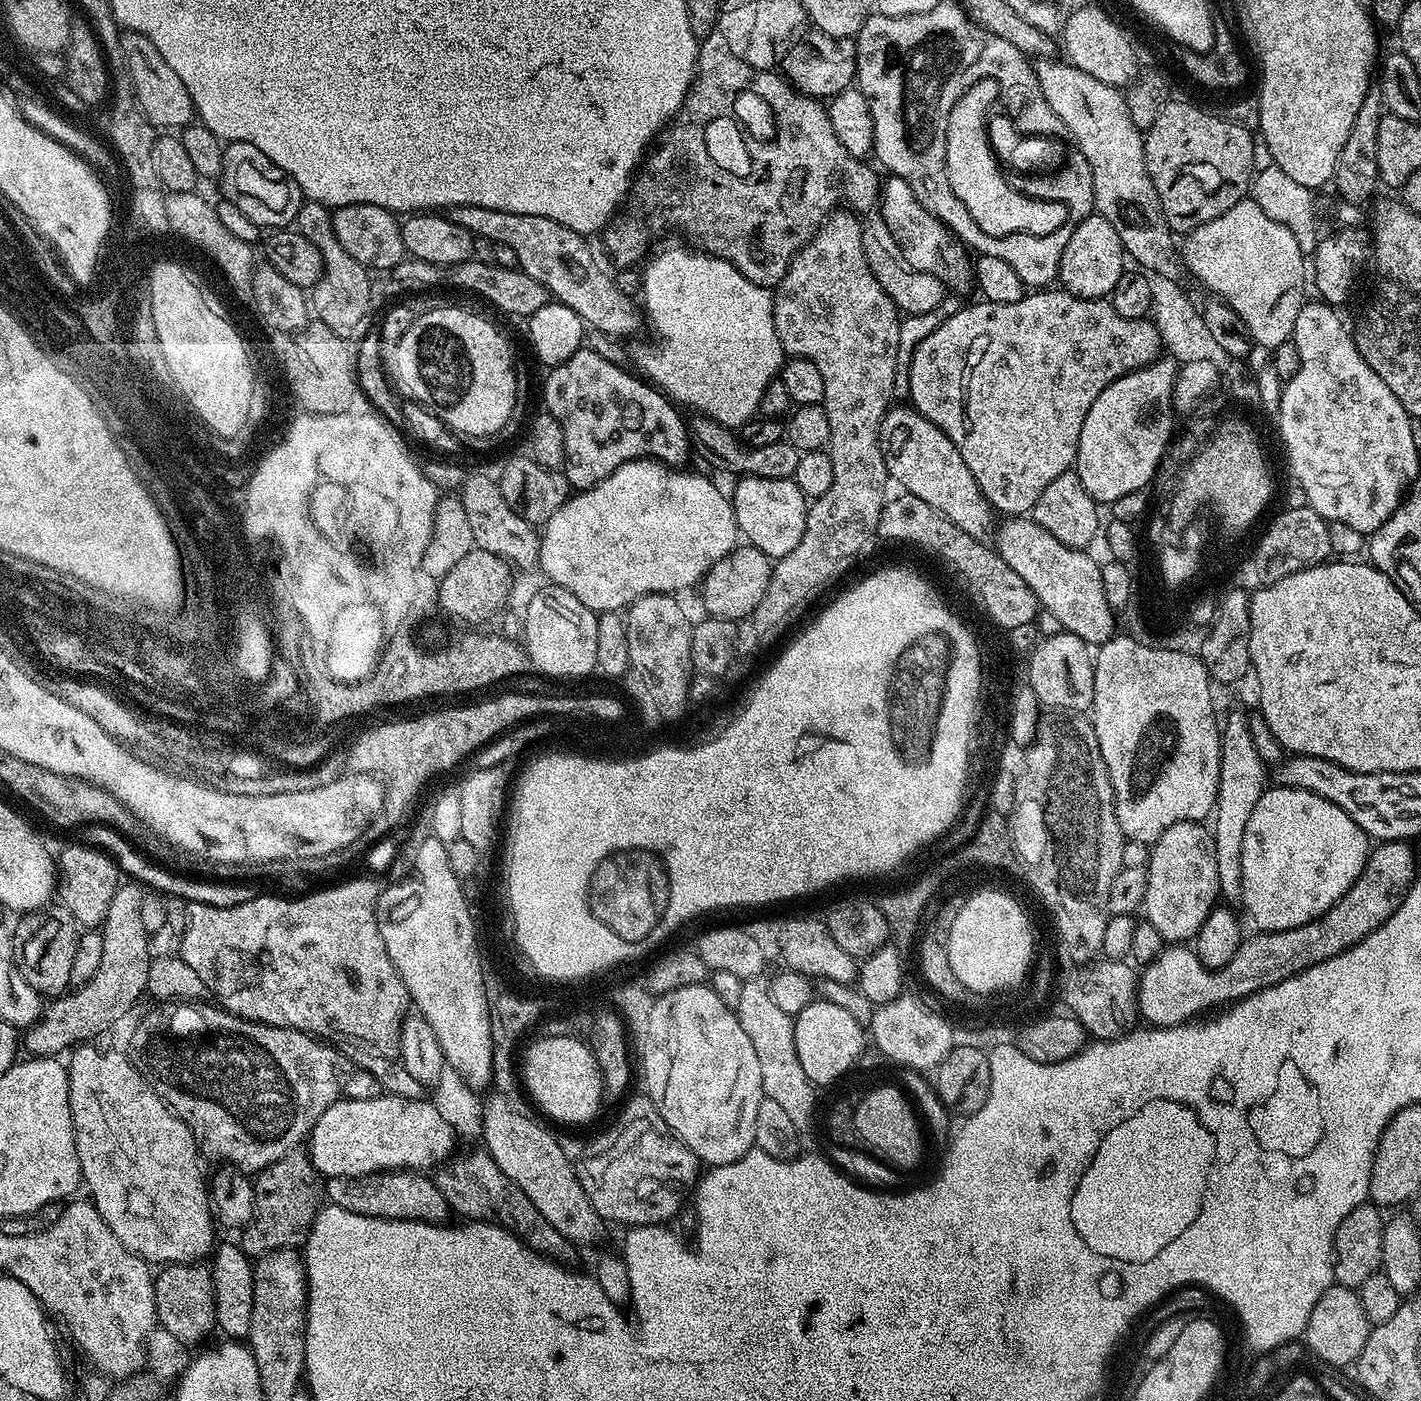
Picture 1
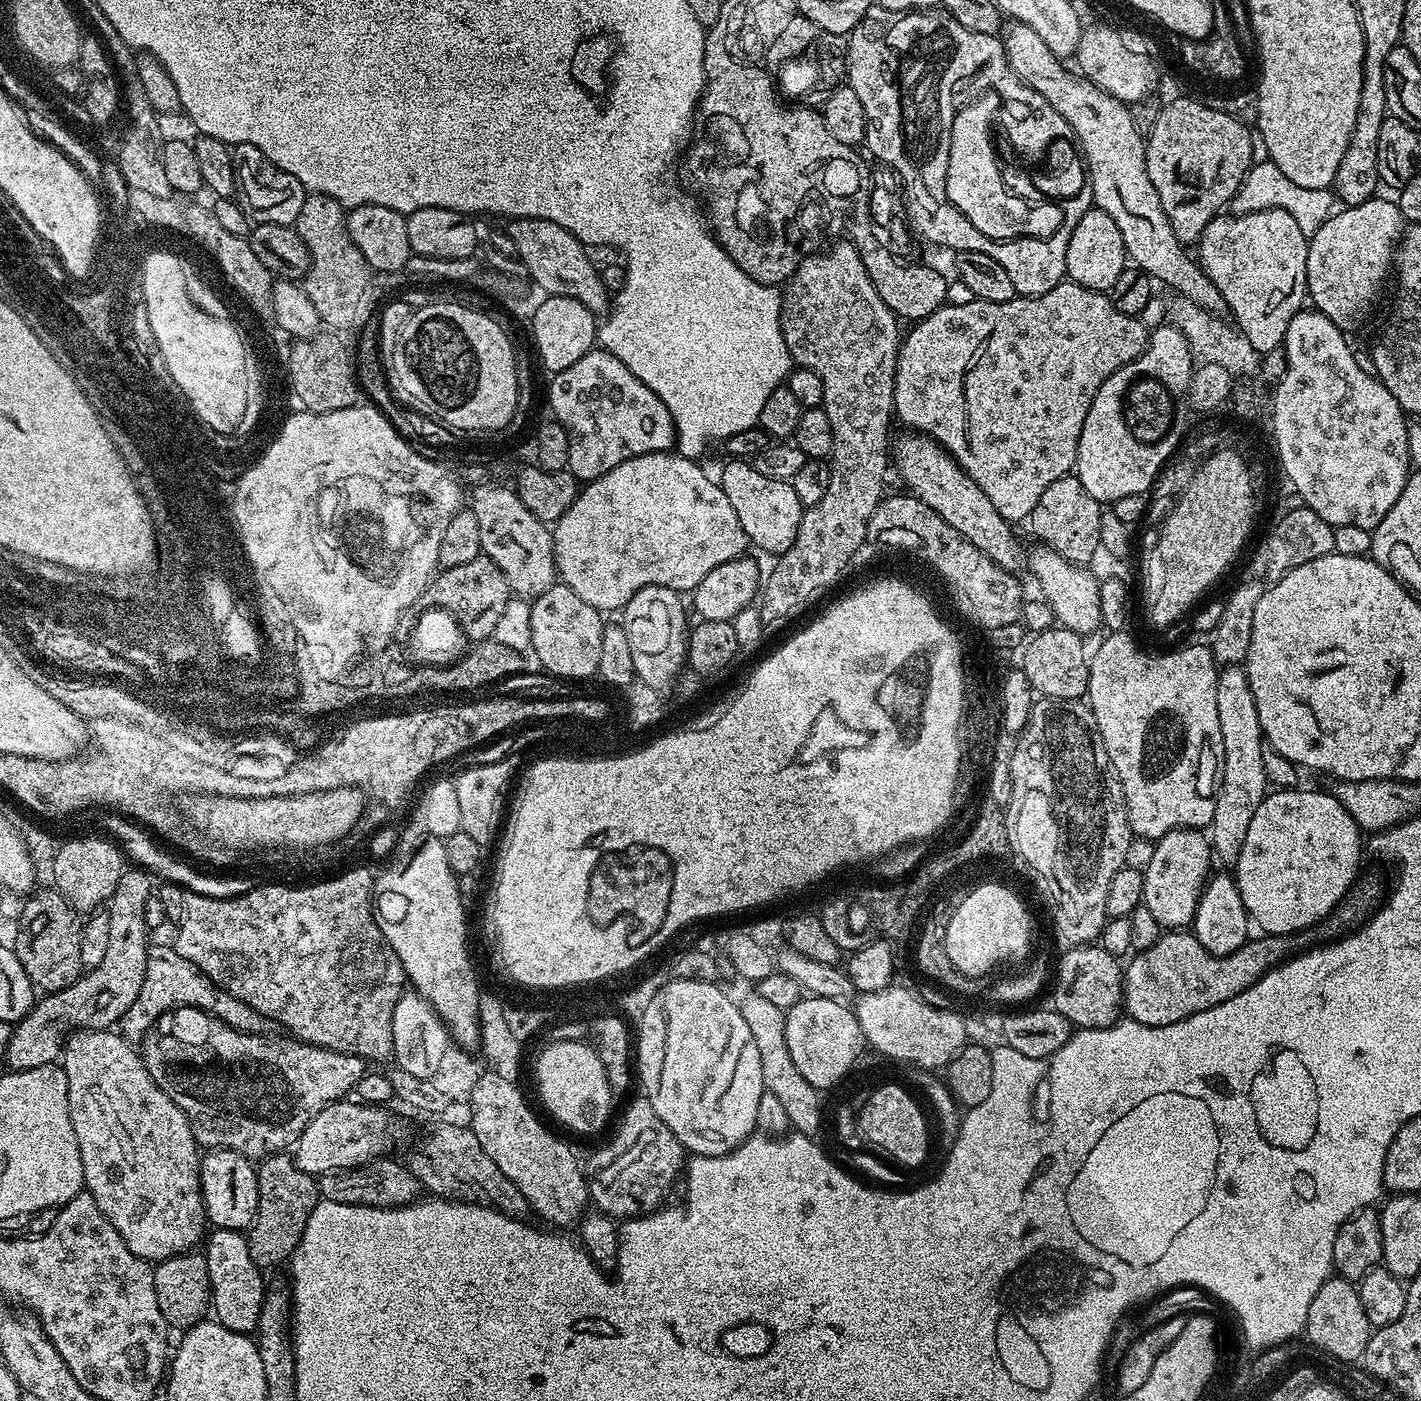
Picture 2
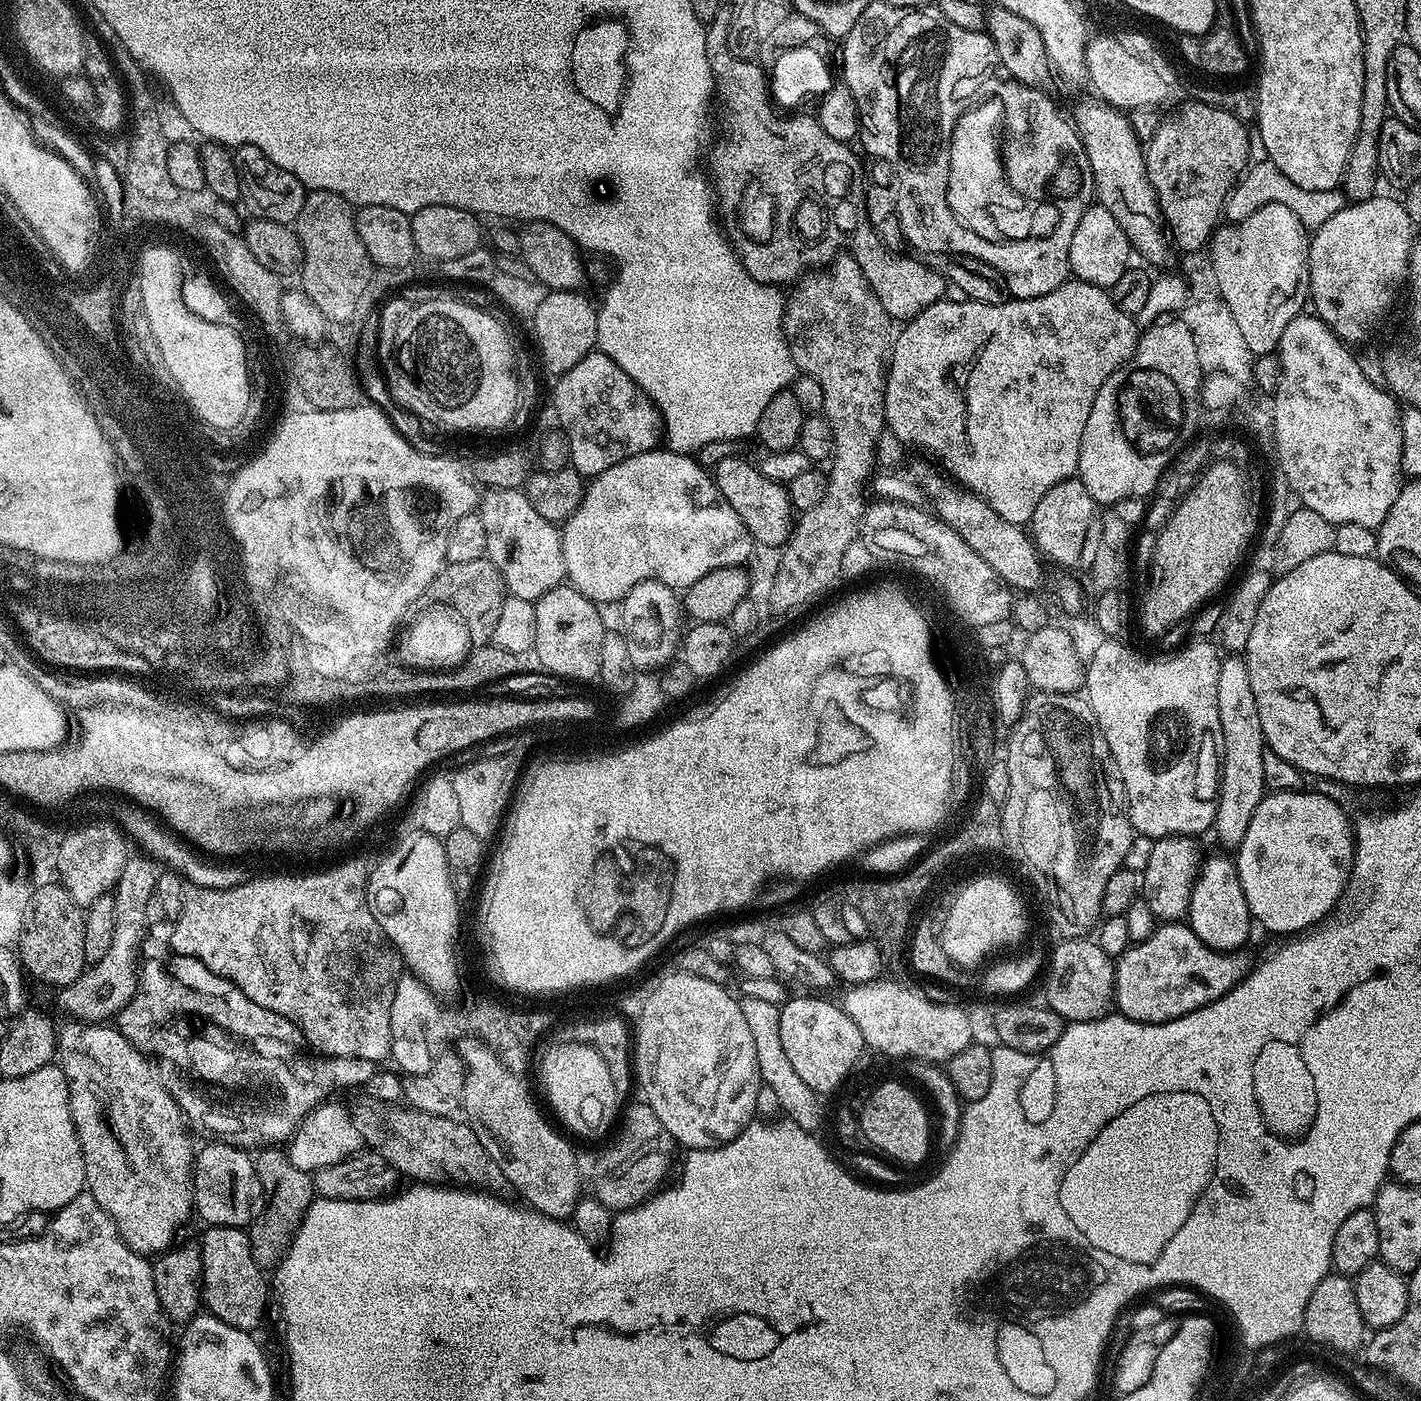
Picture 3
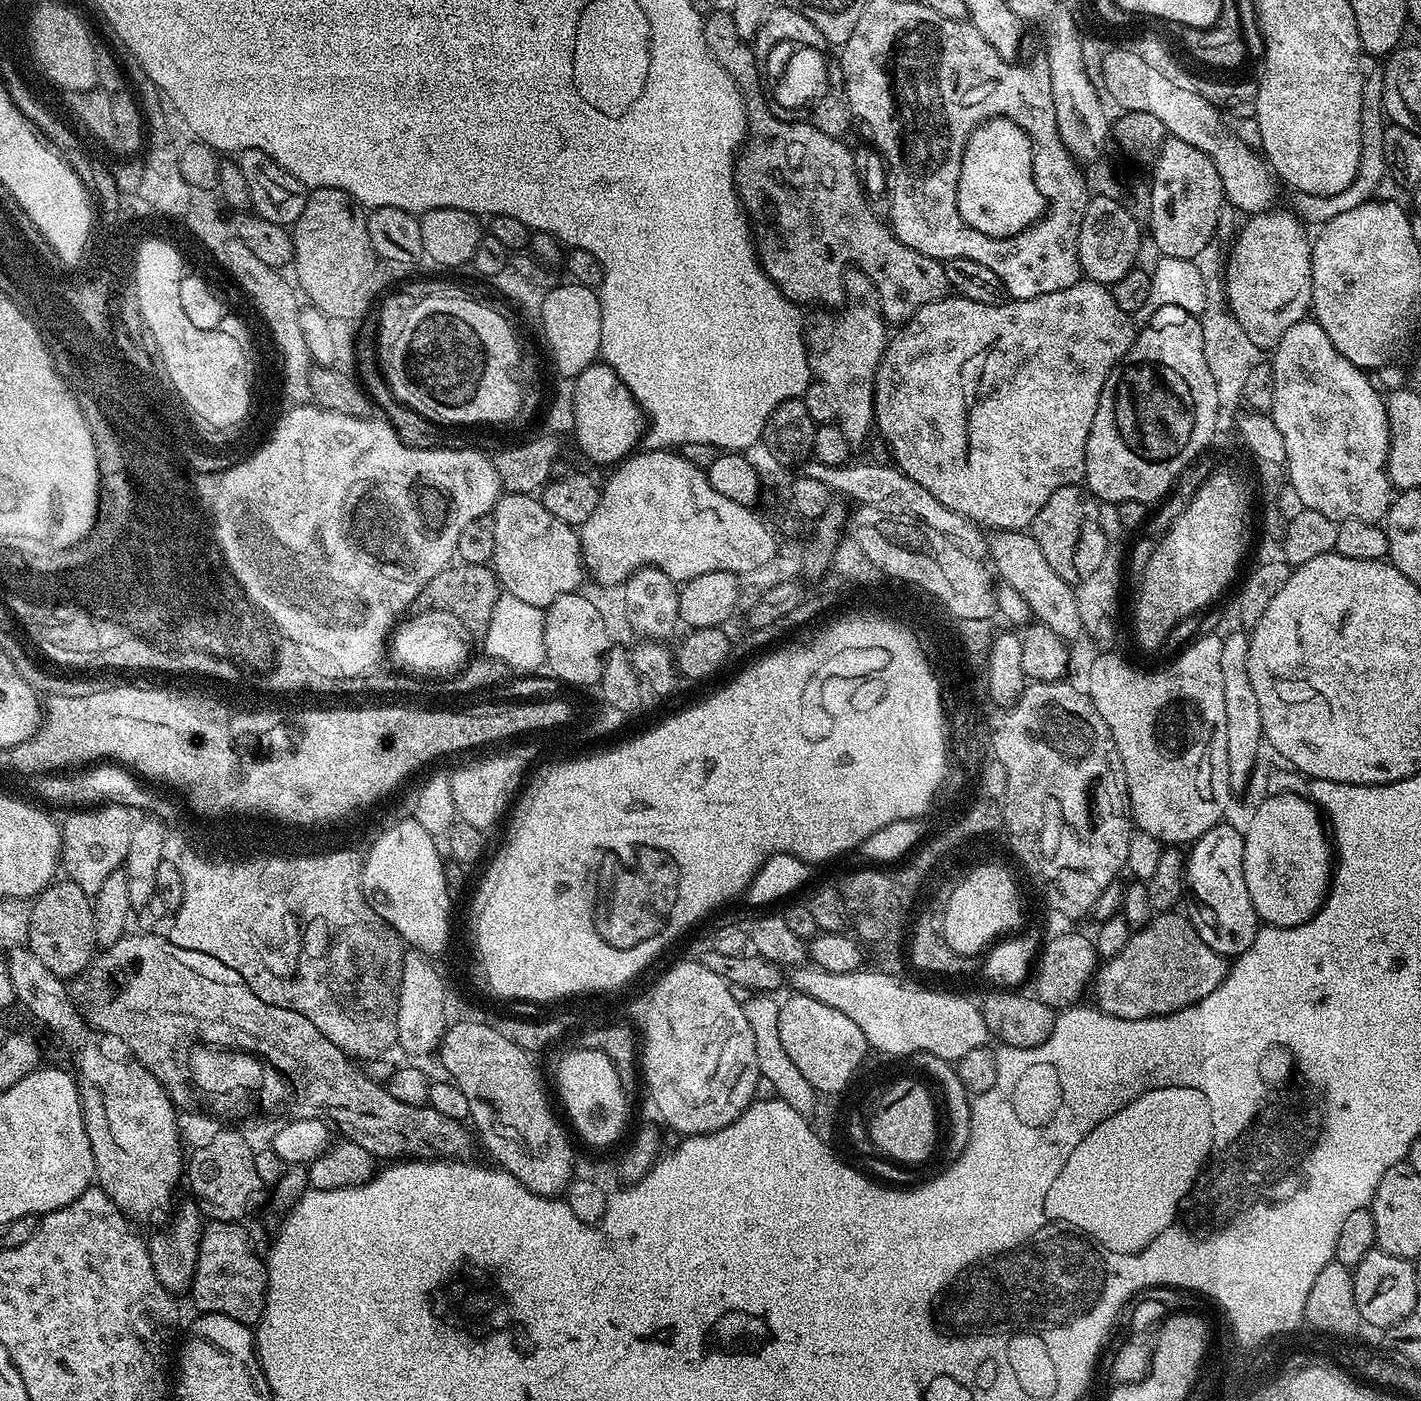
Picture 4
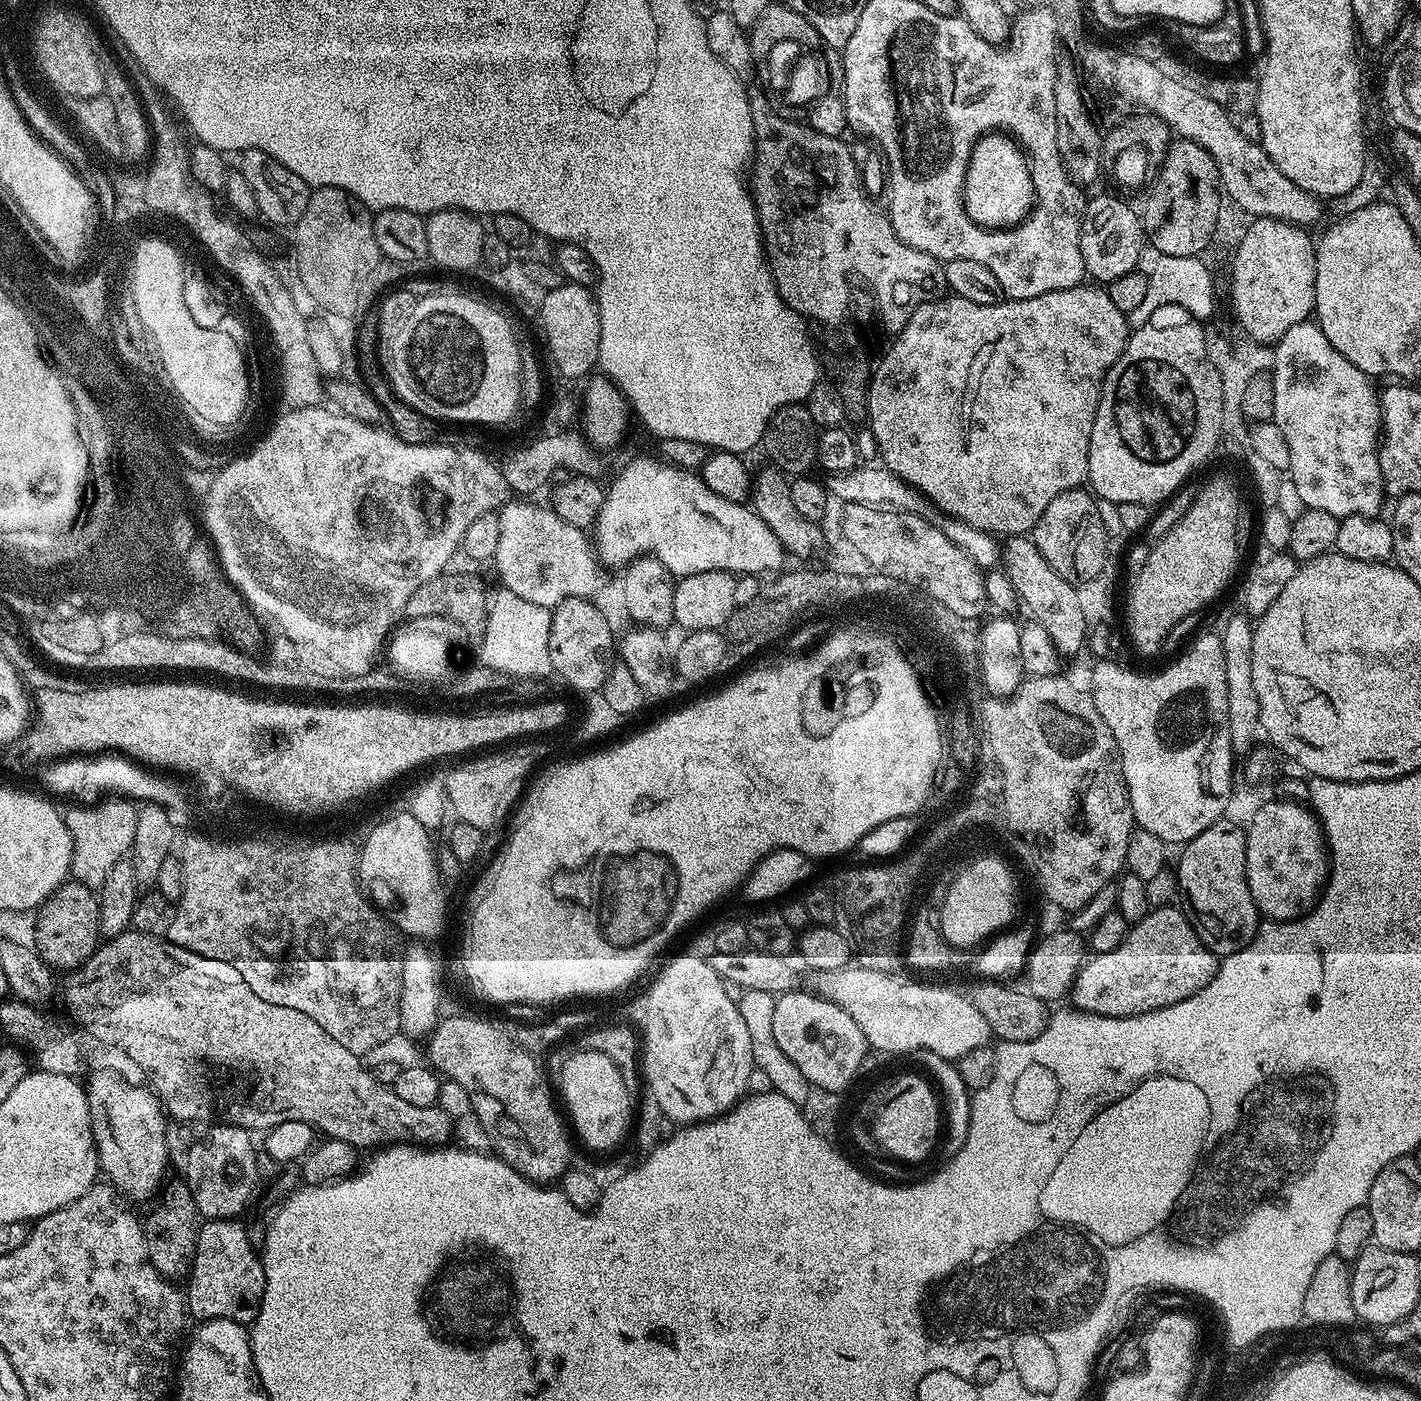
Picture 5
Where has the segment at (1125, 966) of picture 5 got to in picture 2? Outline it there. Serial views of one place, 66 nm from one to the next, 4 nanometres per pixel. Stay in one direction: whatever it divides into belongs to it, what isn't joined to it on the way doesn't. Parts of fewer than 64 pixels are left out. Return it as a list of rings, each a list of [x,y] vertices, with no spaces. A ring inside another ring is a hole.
[[[1165,931],[1158,938],[1158,942],[1154,942],[1154,946],[1136,952],[1123,969],[1122,1008],[1127,1019],[1137,1020],[1146,1026],[1170,1026],[1174,1022],[1182,1022],[1202,1010],[1210,1010],[1242,994],[1242,990],[1261,980],[1271,968],[1283,964],[1297,949],[1307,949],[1310,944],[1304,934],[1260,934],[1257,937],[1257,940],[1256,937],[1250,938],[1238,950],[1234,950],[1234,954],[1215,956],[1205,950],[1202,942],[1198,942],[1198,938],[1191,931]]]

